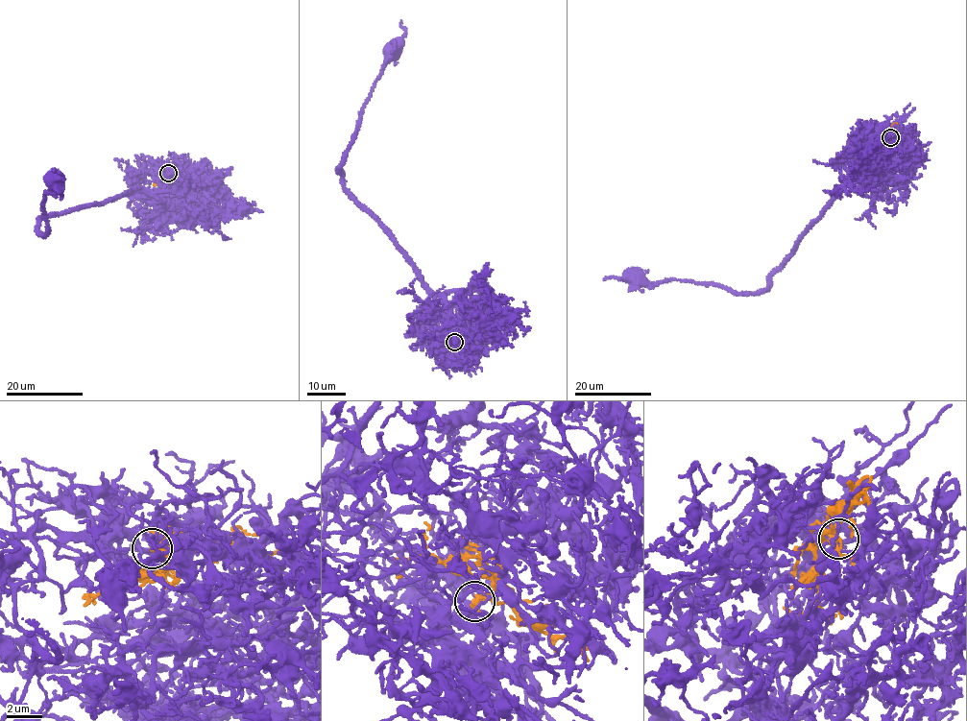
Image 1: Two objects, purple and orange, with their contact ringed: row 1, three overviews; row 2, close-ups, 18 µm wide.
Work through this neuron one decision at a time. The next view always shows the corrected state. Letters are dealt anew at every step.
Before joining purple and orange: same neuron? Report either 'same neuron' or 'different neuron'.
same neuron

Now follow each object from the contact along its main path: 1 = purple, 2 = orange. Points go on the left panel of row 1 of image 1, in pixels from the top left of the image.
1: (168, 174), (143, 170), (139, 189), (148, 196), (139, 186), (40, 218), (43, 234), (44, 193), (58, 179)
2: (168, 174), (185, 173), (191, 176), (197, 173)

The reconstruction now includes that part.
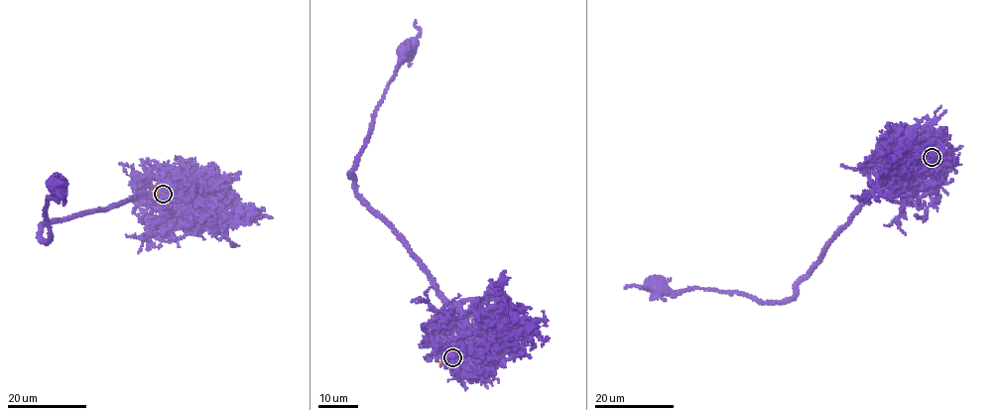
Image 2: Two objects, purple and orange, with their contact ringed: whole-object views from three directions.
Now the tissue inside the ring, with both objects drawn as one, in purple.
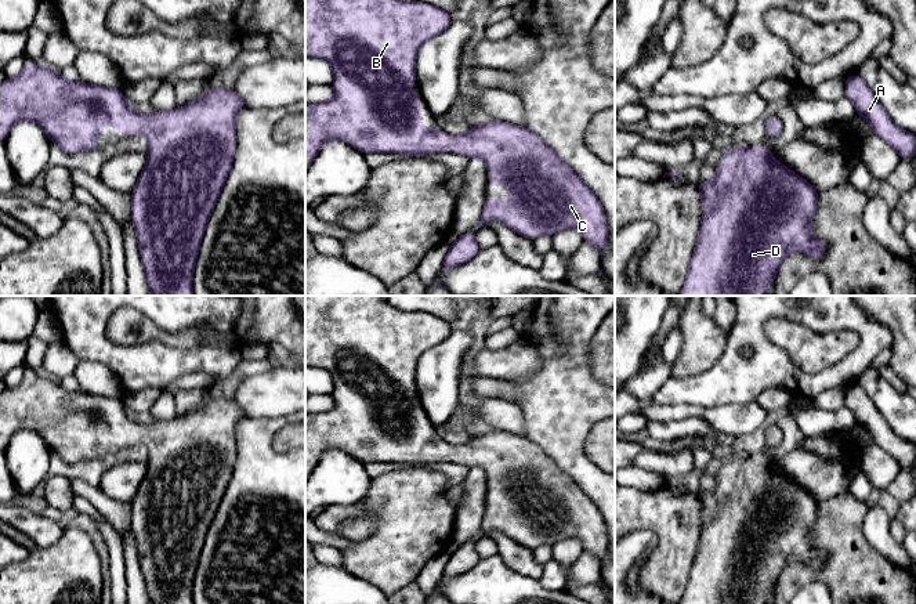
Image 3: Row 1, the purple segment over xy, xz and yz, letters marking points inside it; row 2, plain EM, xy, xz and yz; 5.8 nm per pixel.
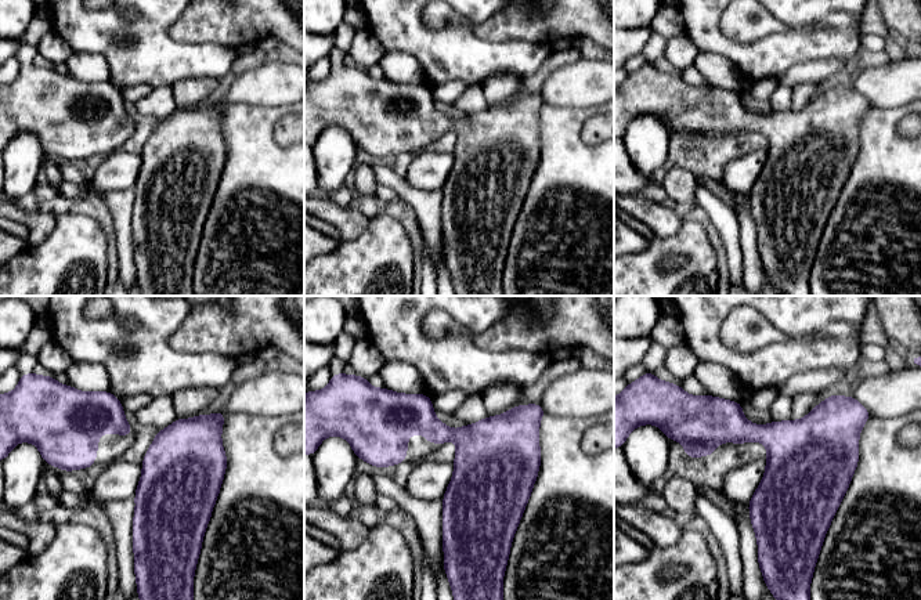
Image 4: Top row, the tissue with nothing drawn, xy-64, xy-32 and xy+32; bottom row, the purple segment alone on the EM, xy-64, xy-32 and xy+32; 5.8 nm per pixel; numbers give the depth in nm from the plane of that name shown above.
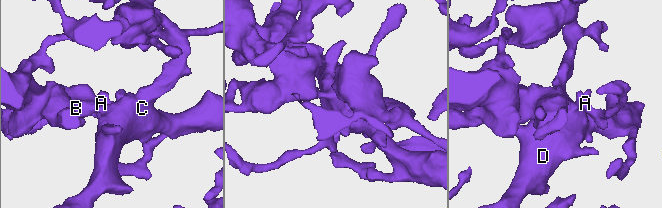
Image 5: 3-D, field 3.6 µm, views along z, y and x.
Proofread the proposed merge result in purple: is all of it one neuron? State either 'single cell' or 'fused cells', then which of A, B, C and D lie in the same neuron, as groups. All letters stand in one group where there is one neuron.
single cell; A B C D

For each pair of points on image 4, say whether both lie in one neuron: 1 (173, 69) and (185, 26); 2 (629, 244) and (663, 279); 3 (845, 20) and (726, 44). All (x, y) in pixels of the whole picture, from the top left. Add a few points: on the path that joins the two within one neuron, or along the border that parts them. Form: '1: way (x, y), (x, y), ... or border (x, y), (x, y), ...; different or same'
1: border (168, 28), (168, 33), (179, 42), (215, 42); different
2: border (650, 242), (645, 249), (628, 255); different
3: way (816, 32), (784, 51), (755, 51); same

